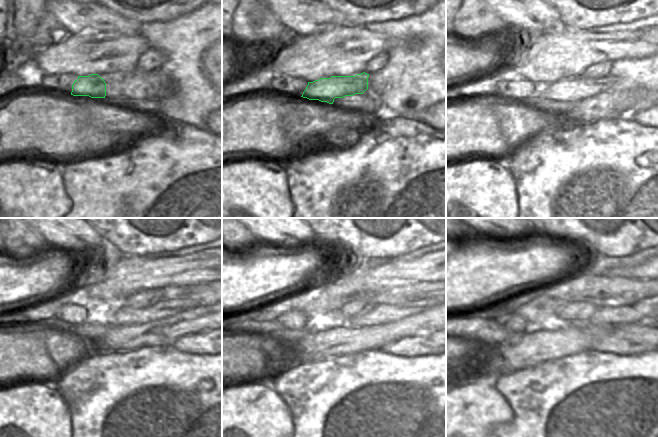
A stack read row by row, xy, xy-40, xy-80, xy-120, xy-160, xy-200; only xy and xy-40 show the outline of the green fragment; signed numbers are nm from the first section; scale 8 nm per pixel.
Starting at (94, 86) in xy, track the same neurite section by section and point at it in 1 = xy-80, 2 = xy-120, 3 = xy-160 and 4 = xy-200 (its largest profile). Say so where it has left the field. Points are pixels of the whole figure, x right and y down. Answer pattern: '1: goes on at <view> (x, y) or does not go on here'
1: goes on at xy-80 (576, 89)
2: goes on at xy-120 (123, 315)
3: goes on at xy-160 (381, 313)
4: goes on at xy-200 (608, 316)

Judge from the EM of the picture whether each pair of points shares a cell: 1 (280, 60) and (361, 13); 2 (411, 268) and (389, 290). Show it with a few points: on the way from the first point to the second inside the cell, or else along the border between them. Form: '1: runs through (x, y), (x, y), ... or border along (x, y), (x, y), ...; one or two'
1: border along (351, 24), (365, 26); two
2: border along (372, 282), (418, 283); two

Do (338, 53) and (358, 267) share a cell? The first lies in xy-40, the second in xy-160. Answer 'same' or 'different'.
same

